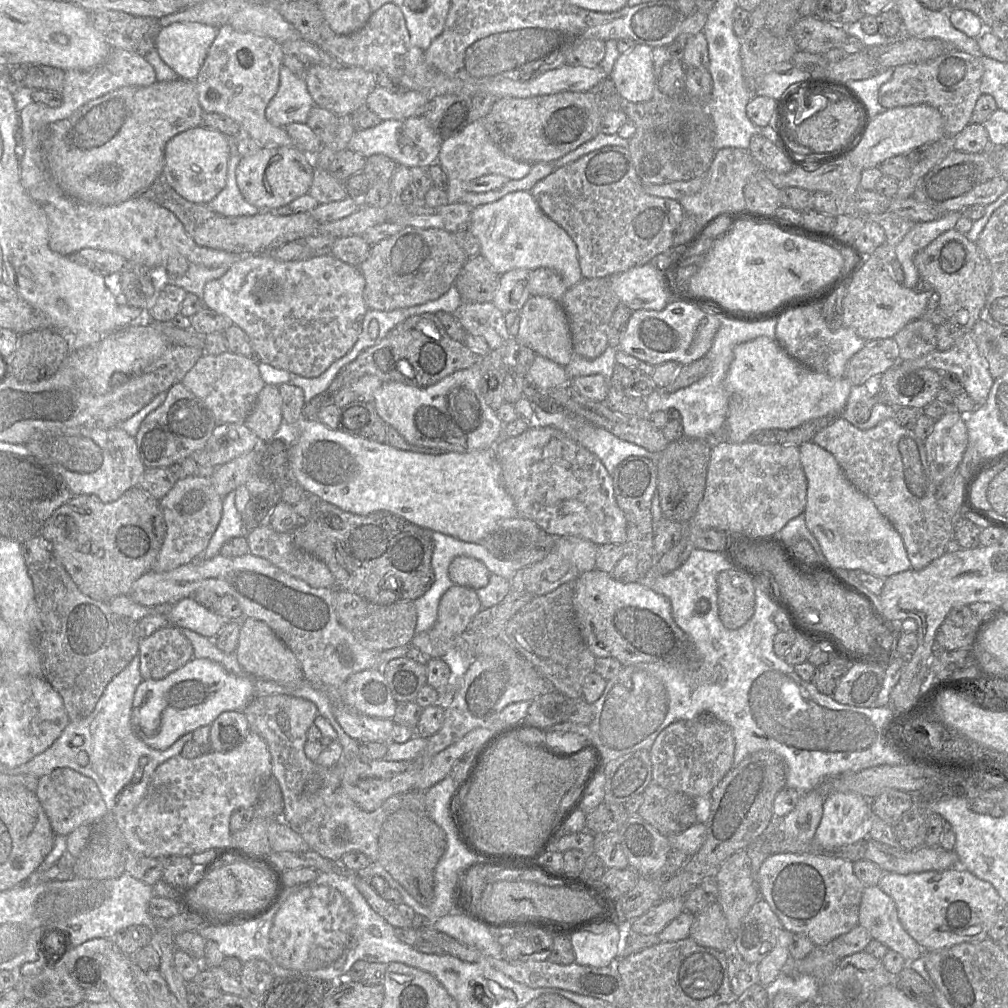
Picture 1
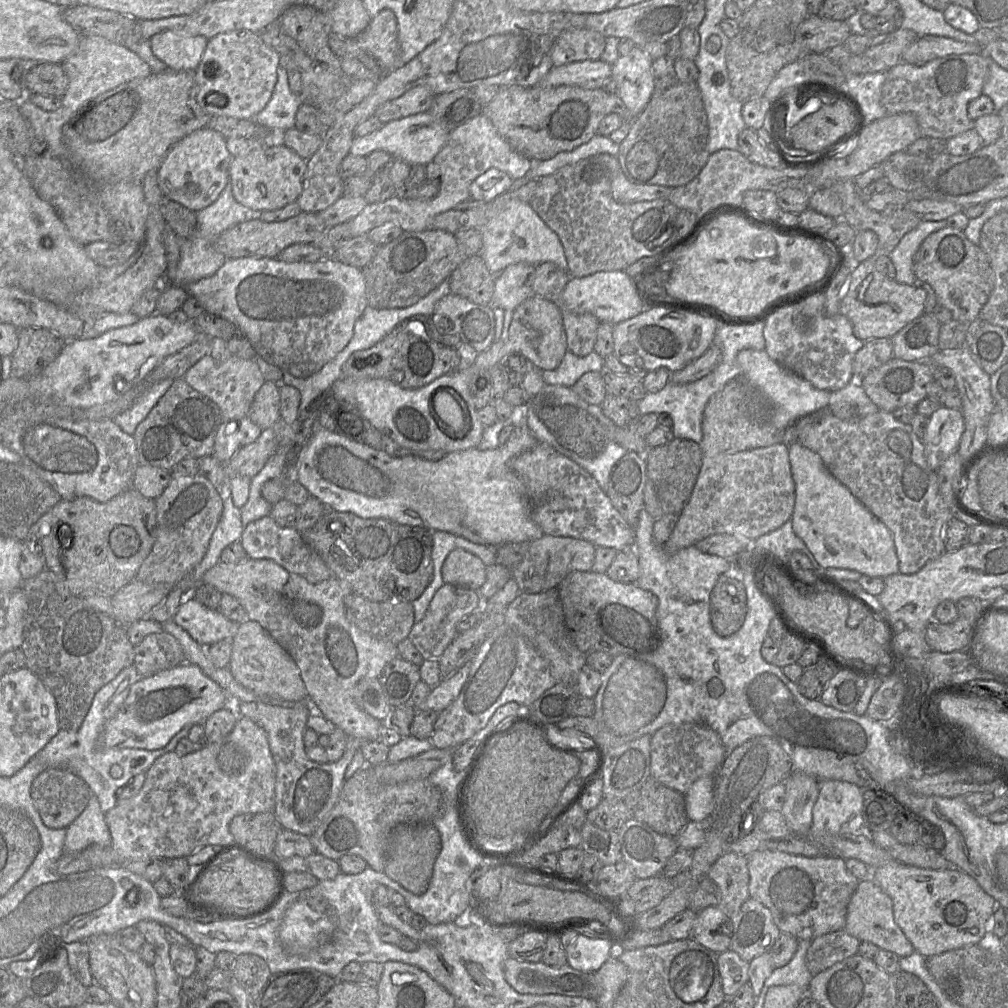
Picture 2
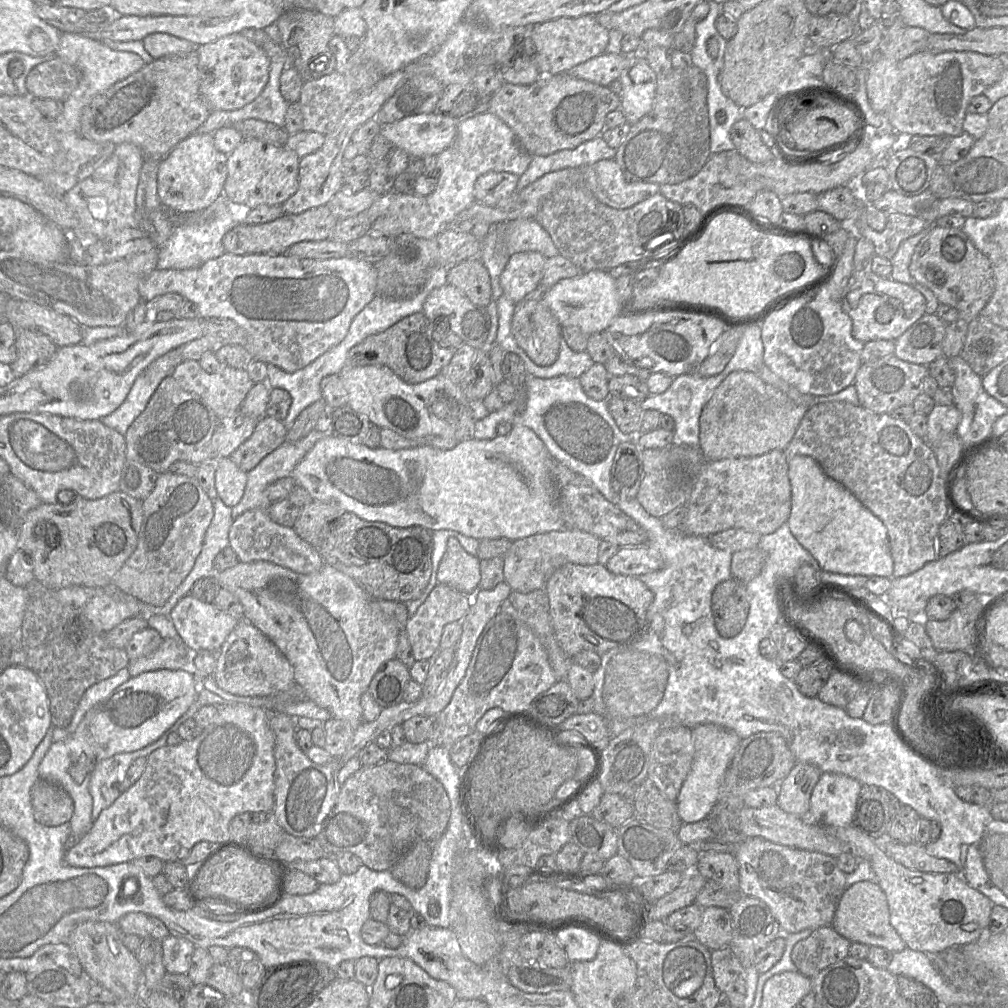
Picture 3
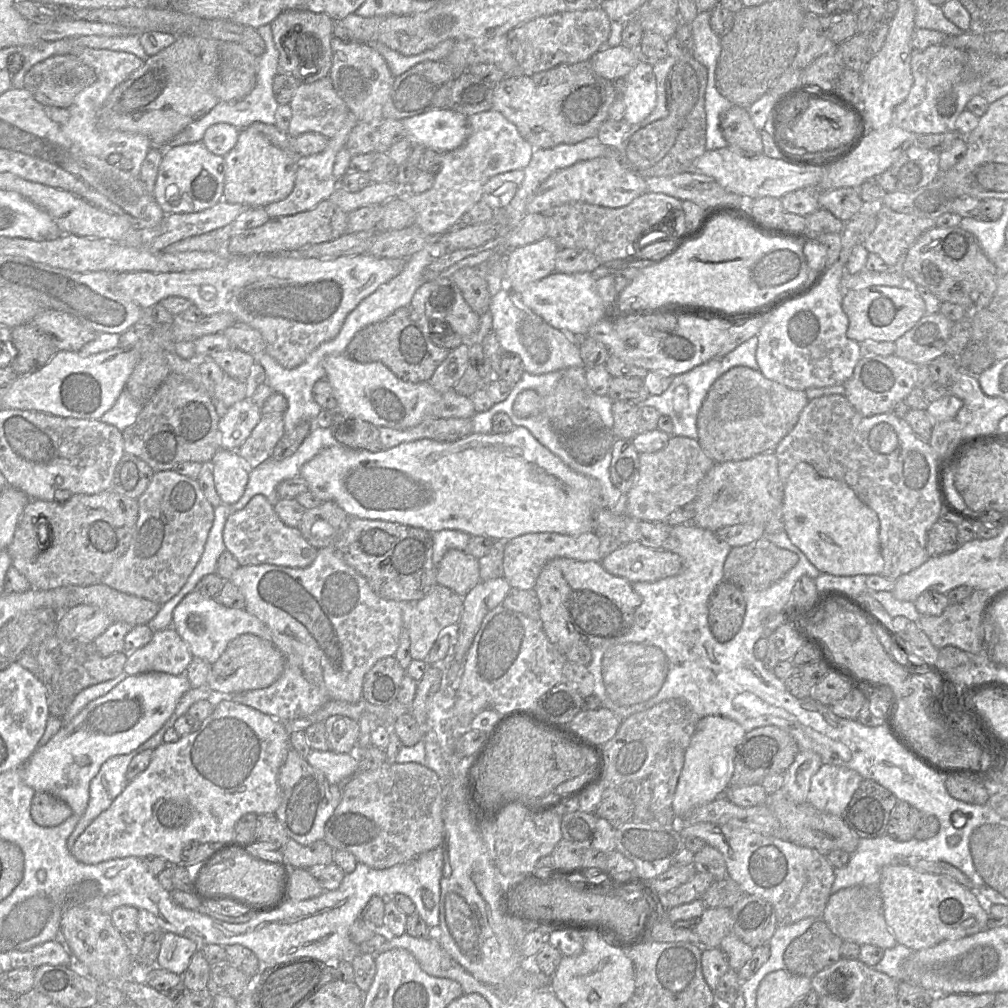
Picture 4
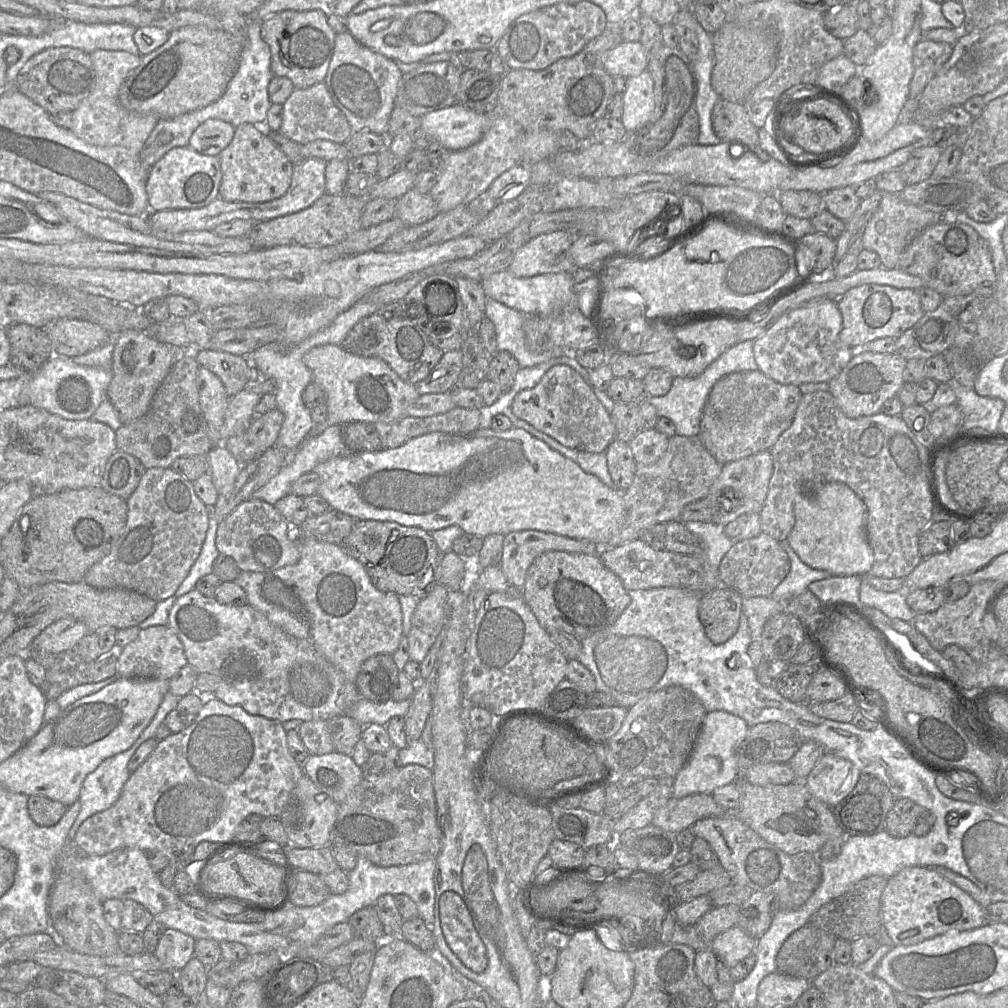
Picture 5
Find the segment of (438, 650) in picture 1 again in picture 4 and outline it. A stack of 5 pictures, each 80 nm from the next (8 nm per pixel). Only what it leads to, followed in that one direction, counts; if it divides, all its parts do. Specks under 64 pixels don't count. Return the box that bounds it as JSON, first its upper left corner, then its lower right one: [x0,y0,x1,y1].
[407,584,463,660]

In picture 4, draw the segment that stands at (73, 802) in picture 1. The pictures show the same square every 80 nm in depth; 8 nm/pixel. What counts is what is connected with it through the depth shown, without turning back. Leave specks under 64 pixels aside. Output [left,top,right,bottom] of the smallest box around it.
[30,792,73,827]

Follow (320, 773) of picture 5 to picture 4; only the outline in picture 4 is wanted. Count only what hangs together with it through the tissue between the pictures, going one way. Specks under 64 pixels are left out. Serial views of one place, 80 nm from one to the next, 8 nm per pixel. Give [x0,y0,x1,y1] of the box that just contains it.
[306,749,358,785]

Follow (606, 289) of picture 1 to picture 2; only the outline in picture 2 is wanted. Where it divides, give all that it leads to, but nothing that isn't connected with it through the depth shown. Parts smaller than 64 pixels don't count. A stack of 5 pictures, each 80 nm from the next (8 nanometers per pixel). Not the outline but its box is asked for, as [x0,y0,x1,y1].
[562,308,600,356]

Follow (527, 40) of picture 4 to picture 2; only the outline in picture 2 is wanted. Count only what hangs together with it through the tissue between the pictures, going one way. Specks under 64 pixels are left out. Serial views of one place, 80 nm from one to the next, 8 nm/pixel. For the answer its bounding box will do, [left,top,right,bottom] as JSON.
[551,29,606,67]

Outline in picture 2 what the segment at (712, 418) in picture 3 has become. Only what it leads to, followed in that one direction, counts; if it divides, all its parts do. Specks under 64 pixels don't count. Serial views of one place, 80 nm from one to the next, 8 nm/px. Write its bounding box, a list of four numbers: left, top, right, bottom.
[702,377,785,456]

